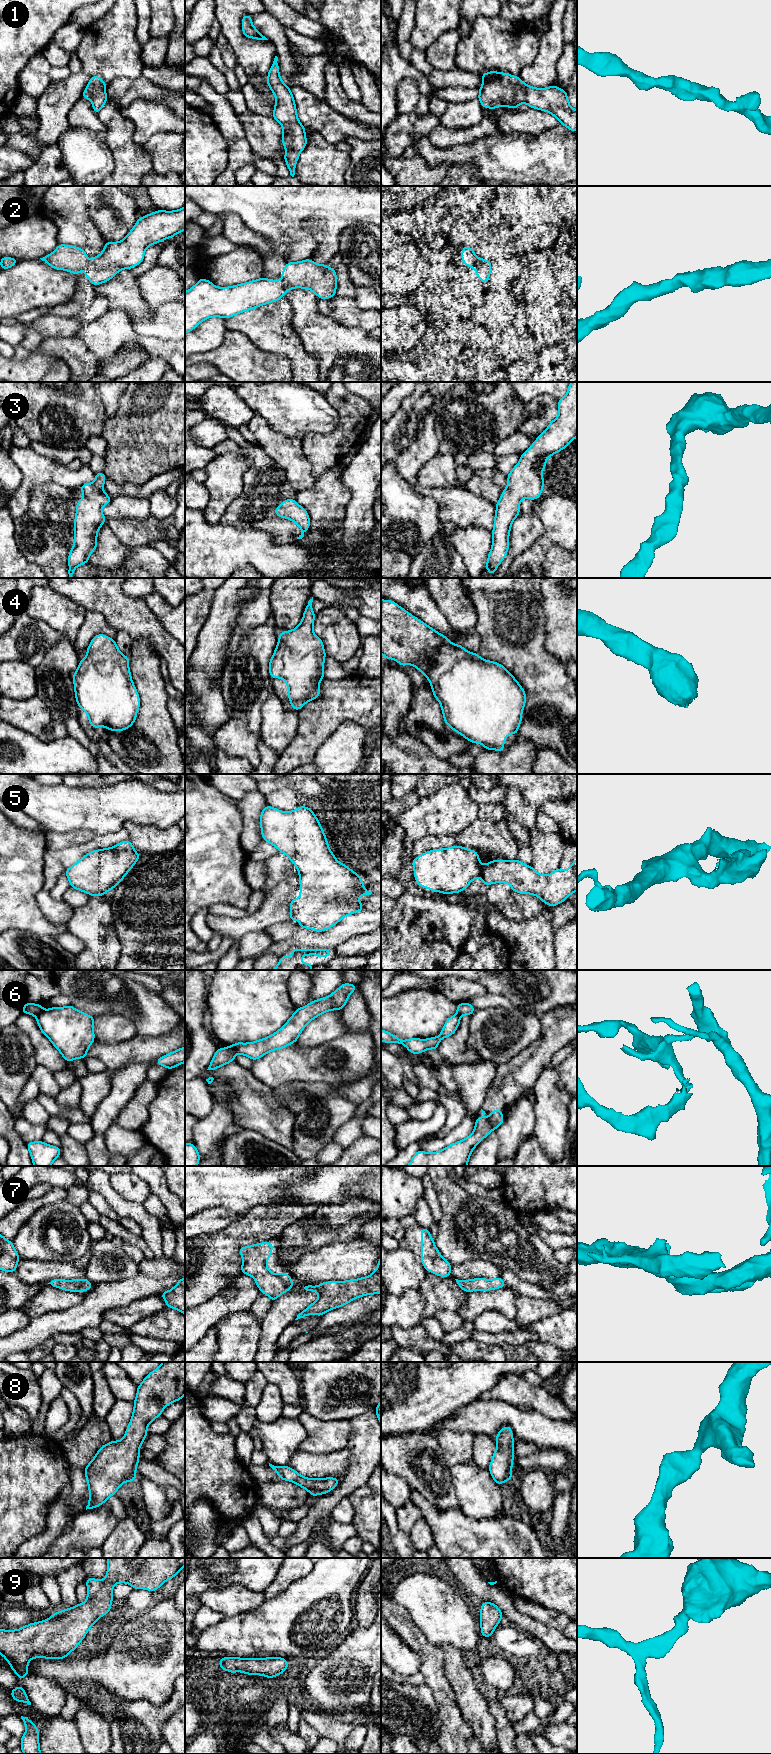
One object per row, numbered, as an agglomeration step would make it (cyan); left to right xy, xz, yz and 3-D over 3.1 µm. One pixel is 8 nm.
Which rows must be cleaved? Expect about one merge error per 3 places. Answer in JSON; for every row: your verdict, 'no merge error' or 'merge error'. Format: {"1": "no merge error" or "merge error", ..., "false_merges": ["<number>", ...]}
{"1": "no merge error", "2": "no merge error", "3": "no merge error", "4": "no merge error", "5": "no merge error", "6": "merge error", "7": "no merge error", "8": "no merge error", "9": "no merge error", "false_merges": ["6"]}

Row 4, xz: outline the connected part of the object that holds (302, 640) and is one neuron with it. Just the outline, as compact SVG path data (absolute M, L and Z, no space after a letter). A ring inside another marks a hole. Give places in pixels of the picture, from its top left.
M313 597L308 601L301 623L295 629L279 634L278 644L269 662L270 677L285 681L289 689L288 699L296 711L320 695L319 683L324 678L326 653L322 640L313 632L316 614L313 612L312 602Z

